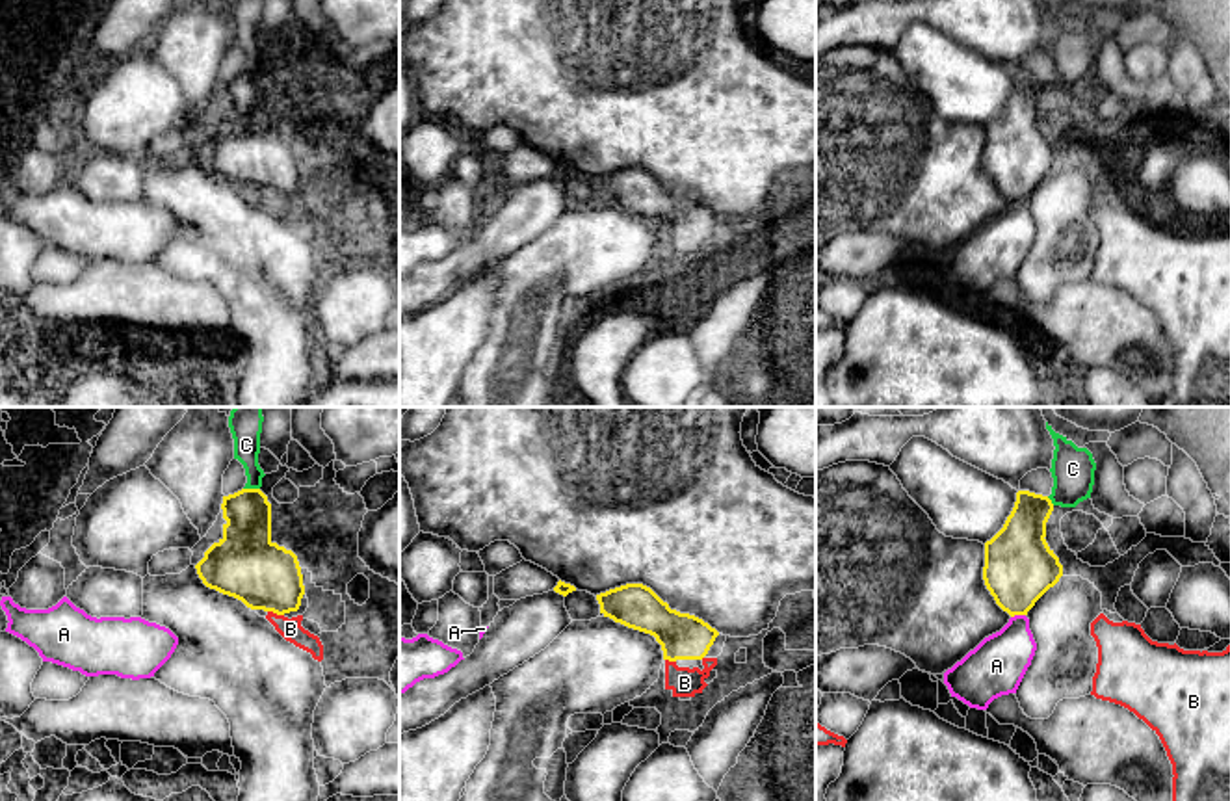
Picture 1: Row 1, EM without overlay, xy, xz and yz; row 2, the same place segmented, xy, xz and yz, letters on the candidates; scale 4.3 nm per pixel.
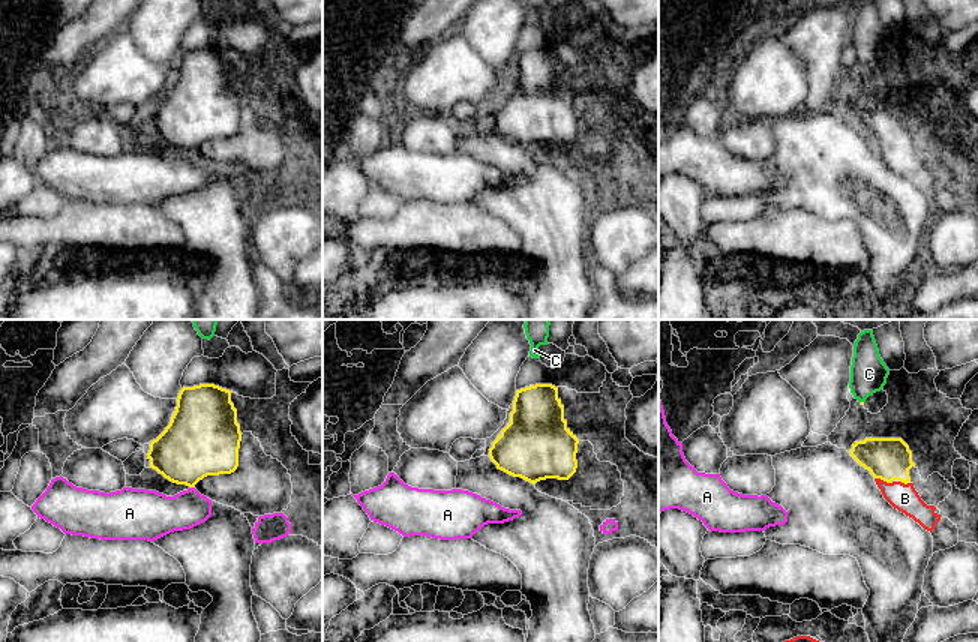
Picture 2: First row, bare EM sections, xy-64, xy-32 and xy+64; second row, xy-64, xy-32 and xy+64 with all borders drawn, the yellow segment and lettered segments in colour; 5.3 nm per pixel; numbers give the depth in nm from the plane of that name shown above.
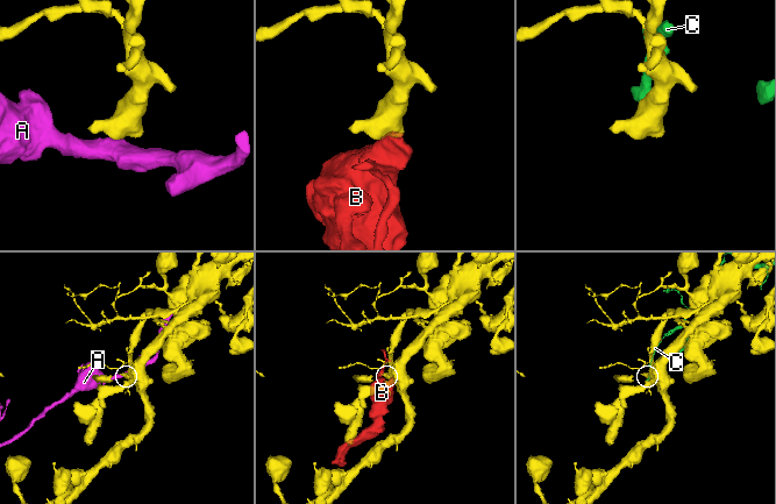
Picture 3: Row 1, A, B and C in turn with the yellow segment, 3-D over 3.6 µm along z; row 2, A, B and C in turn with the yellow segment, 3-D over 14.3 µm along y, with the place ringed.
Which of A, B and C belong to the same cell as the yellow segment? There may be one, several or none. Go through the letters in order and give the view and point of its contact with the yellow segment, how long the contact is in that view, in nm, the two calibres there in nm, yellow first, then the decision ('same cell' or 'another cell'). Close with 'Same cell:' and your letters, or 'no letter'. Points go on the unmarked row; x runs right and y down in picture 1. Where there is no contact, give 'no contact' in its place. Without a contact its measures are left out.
A: yz (1017, 197) | 70 nm | 300/240 nm | another cell
B: xy (275, 196) | 80 nm | 300/100 nm | same cell
C: xy (251, 73) | 70 nm | 220/130 nm | another cell
Same cell: B

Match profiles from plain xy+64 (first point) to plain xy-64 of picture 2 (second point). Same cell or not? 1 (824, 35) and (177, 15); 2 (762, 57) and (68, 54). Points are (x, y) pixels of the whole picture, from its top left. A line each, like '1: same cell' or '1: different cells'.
1: same cell
2: different cells

